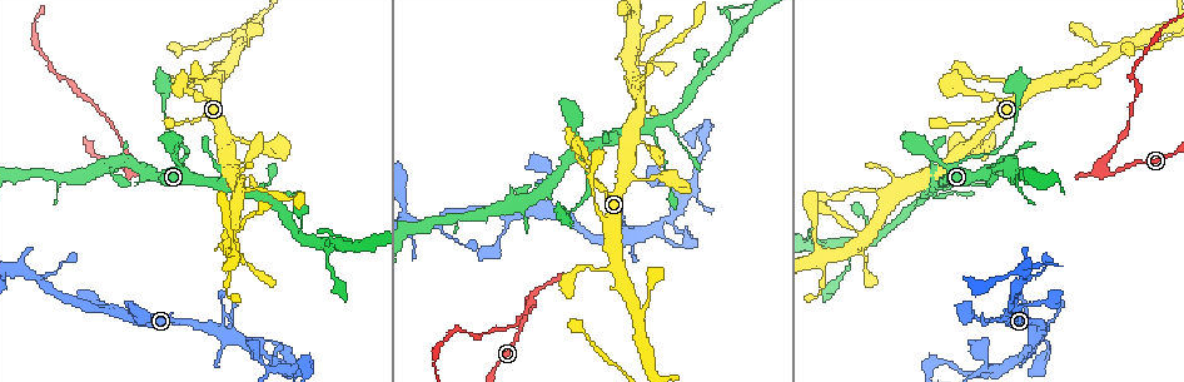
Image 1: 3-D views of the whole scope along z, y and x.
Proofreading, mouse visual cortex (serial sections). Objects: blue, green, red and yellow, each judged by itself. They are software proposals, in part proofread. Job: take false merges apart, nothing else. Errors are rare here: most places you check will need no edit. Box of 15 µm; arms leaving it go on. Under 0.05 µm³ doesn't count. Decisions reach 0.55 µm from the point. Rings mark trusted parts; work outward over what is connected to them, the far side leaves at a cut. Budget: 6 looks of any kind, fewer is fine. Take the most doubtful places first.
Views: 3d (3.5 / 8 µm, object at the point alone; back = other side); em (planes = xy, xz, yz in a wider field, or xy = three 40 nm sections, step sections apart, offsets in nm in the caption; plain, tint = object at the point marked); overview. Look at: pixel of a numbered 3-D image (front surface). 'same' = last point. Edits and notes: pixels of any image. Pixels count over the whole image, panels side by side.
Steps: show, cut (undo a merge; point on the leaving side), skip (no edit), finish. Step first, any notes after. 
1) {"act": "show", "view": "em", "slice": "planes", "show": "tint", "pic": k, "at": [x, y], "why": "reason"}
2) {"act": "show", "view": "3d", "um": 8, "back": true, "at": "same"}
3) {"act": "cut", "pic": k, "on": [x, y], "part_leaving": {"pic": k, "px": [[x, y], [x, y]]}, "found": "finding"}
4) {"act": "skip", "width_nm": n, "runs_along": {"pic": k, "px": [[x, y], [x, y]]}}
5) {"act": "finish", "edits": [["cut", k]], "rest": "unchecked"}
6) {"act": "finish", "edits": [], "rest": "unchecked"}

{"act": "show", "view": "3d", "um": 3.5, "pic": 1, "at": [130, 170], "why": "branch point"}

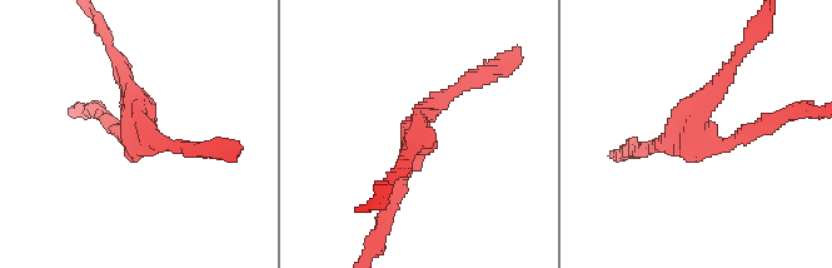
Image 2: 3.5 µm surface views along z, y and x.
{"act": "show", "view": "em", "slice": "xy", "step": 2, "show": "tint", "pic": 2, "at": [699, 136], "why": "need the tissue"}

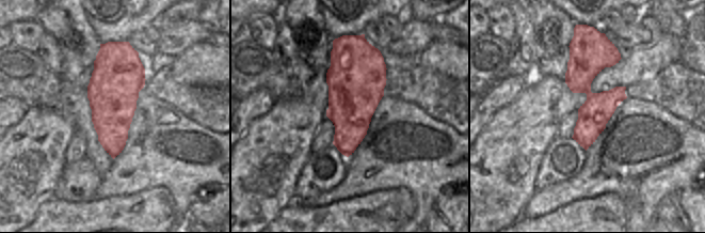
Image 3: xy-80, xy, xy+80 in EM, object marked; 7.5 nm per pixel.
{"act": "show", "view": "em", "slice": "xy", "step": 1, "show": "tint", "at": "same", "why": "cut it another way"}

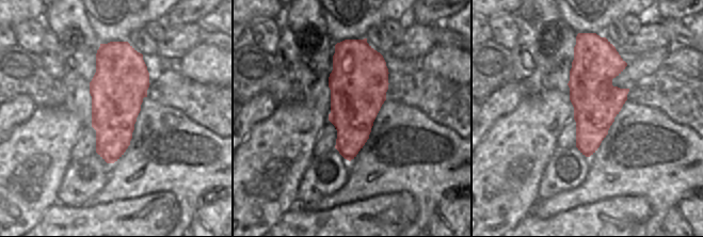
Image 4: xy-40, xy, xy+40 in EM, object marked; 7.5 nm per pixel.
{"act": "skip", "runs_along": {"pic": 2, "px": [[765, 125], [726, 145], [695, 125], [732, 64]]}, "found": "one cell here"}

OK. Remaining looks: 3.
{"act": "show", "view": "3d", "um": 3.5, "pic": 1, "at": [1021, 278], "why": "small branch off a trunk"}

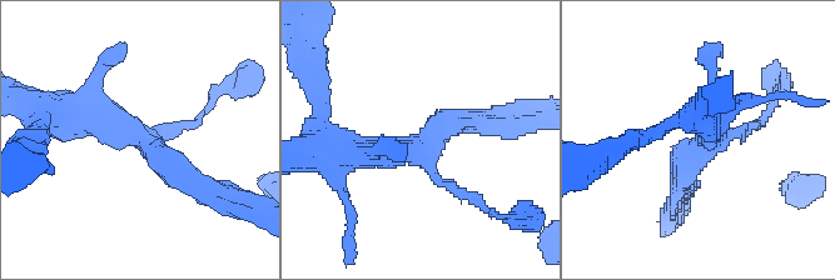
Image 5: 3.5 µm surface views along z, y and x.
{"act": "show", "view": "em", "slice": "planes", "show": "tint", "pic": 5, "at": [138, 136]}

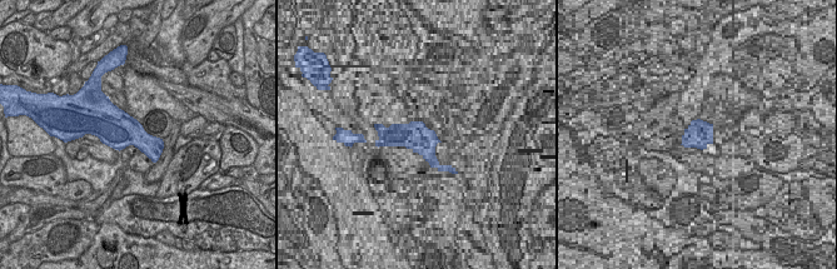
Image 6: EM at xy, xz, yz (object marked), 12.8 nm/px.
{"act": "skip", "arm_widths_nm": [150, 250, 300, 350], "runs_along": {"pic": 5, "px": [[200, 183], [123, 125], [61, 114]]}, "found": "continuous, no second cell"}

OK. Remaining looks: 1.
{"act": "finish", "edits": [], "rest": "unchecked"}

